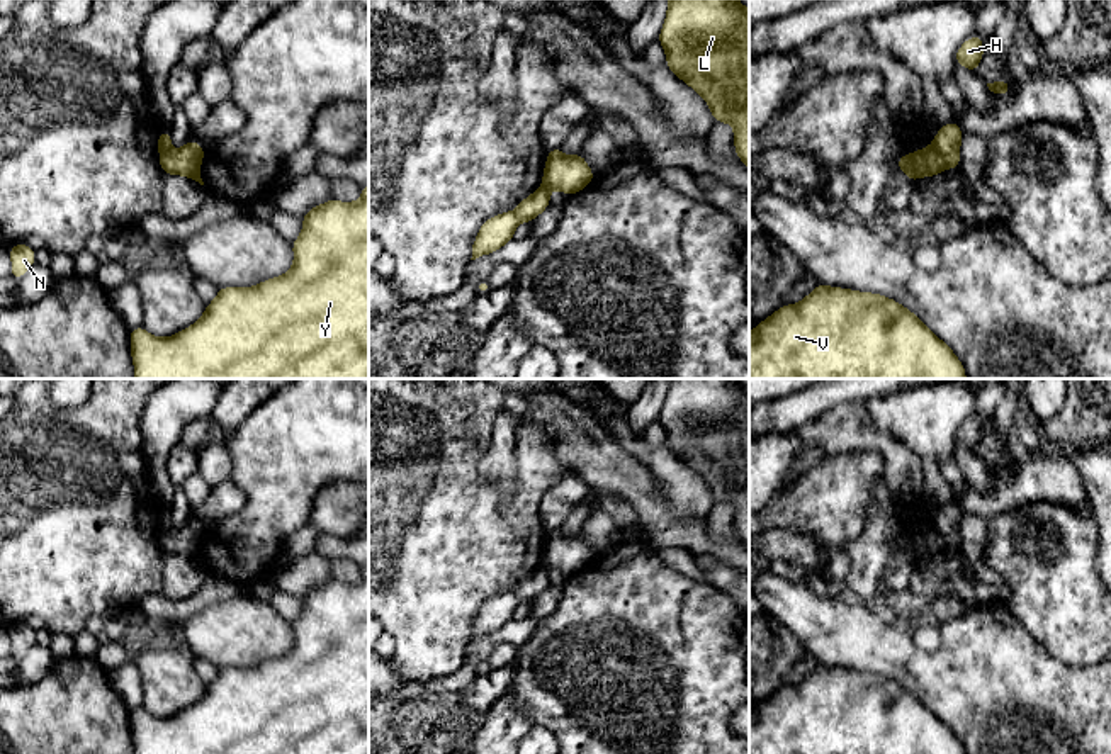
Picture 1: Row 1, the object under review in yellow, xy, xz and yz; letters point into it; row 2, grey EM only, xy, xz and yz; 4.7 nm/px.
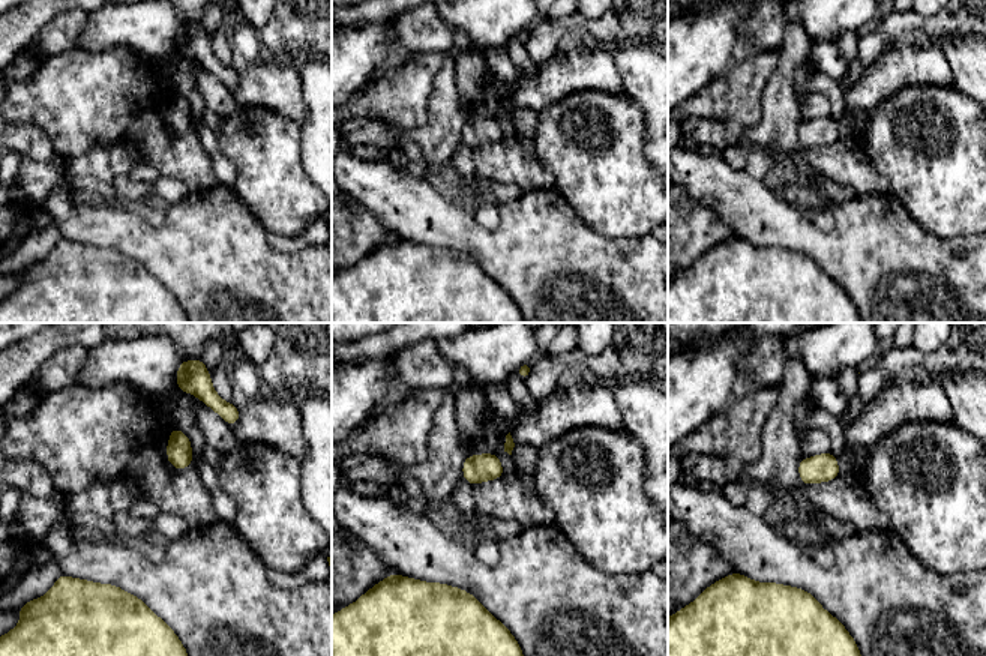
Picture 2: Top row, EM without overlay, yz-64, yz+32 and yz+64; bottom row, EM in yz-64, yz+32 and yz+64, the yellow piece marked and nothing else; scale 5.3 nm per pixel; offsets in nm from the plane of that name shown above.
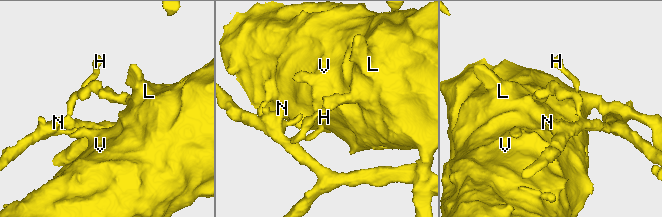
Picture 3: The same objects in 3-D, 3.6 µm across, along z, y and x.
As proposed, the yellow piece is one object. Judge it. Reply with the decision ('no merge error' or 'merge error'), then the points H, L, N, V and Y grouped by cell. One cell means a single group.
merge error; H N / L V Y

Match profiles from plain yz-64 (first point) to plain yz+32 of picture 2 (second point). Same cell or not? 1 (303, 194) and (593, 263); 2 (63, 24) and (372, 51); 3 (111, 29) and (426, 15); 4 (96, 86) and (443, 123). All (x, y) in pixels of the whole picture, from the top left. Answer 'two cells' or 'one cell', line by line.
1: two cells
2: two cells
3: two cells
4: two cells

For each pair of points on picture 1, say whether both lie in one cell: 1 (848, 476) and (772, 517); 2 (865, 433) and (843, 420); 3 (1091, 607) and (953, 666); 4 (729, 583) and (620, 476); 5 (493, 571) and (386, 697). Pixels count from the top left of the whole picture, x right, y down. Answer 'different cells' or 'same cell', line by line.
1: same cell
2: same cell
3: different cells
4: different cells
5: different cells

